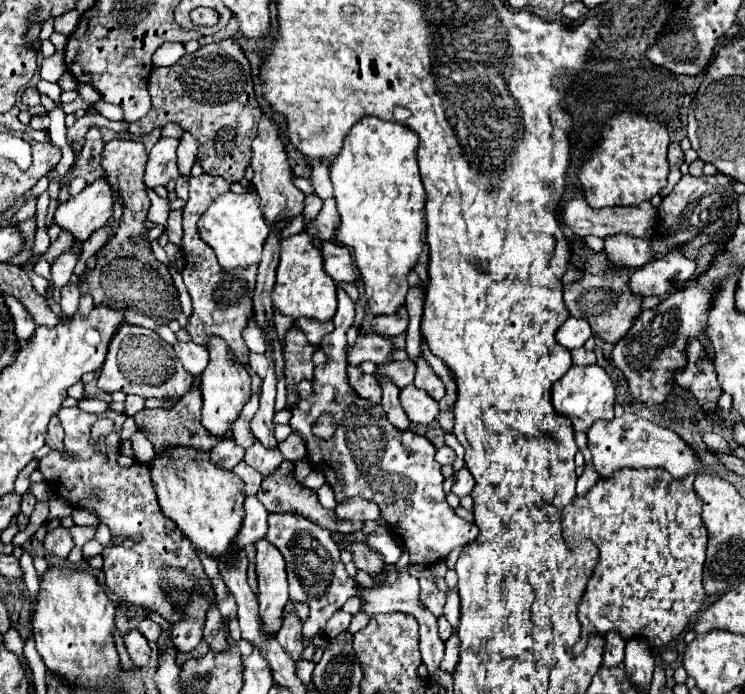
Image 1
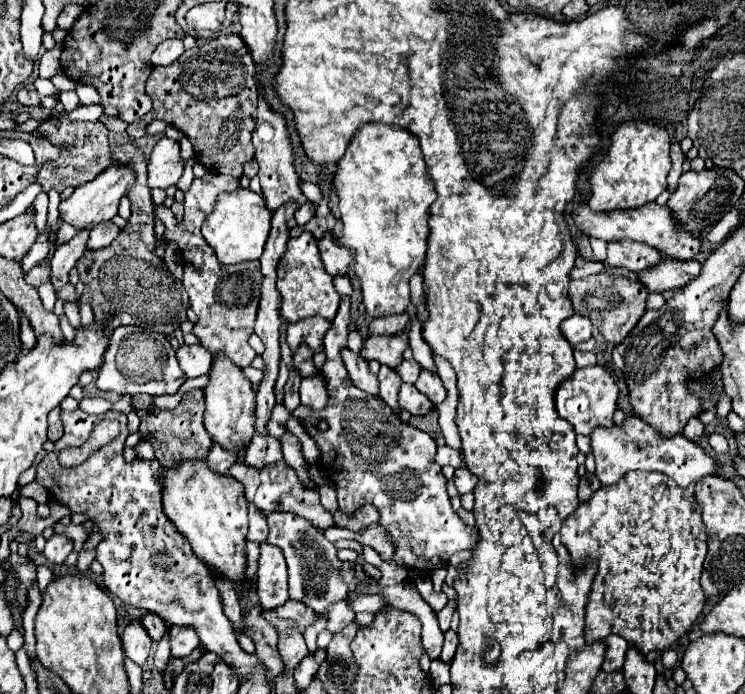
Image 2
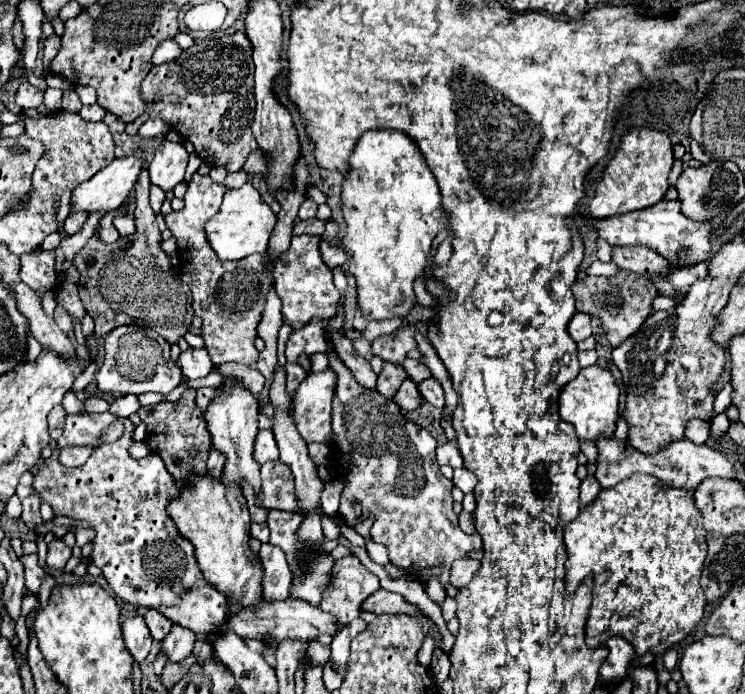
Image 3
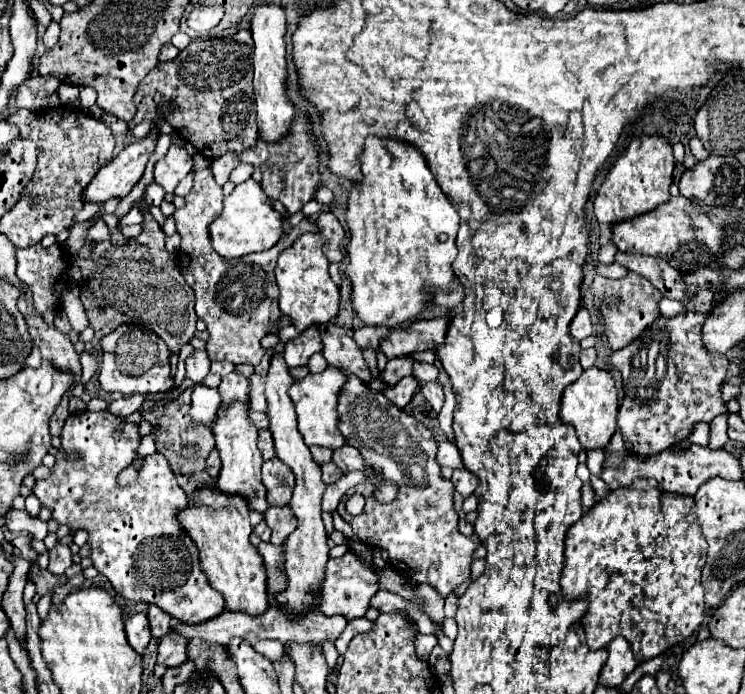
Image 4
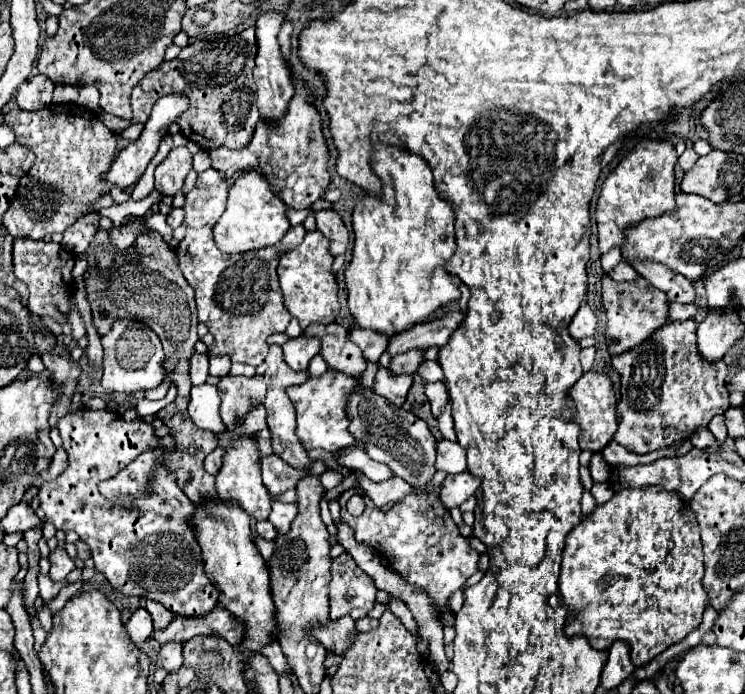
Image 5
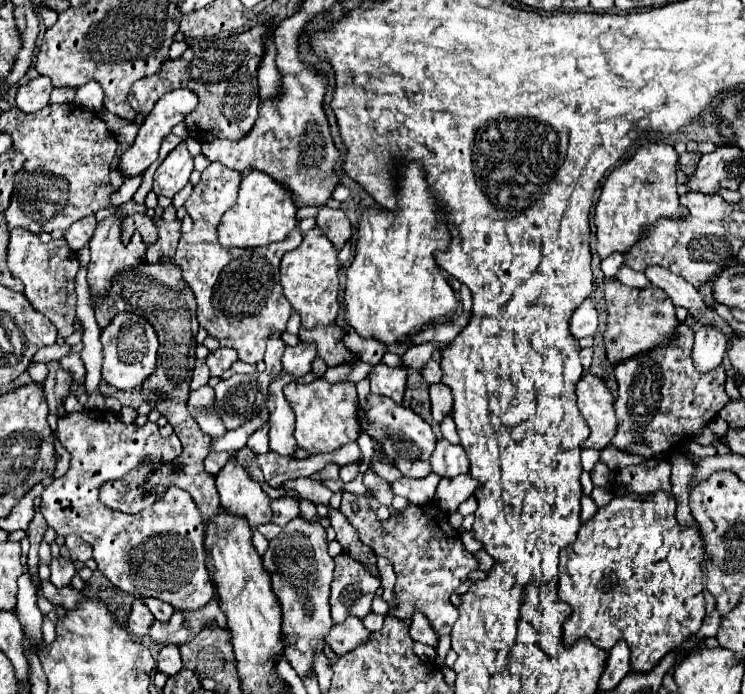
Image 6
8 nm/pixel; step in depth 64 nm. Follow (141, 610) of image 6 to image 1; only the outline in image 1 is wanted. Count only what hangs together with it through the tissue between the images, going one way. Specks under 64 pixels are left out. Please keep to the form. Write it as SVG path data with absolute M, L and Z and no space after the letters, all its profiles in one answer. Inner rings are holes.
M132 630L124 636L124 644L128 648L128 654L132 658L132 662L142 668L148 664L150 660L150 646L148 646L148 640L138 632L138 630Z

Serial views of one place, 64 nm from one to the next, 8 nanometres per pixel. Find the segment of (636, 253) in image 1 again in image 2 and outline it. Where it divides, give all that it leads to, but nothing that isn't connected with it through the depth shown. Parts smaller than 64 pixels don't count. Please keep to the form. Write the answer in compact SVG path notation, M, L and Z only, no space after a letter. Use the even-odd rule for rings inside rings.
M618 240L616 244L608 244L608 266L622 266L632 272L640 272L656 266L660 260L660 252L656 252L656 248L648 248L648 244L636 244L634 240Z

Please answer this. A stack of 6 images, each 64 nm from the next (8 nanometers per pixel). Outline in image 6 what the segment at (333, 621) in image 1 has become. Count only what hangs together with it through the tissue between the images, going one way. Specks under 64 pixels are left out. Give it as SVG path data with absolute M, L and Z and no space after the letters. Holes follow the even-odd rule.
M348 554L336 556L334 562L336 568L334 568L334 580L330 584L332 586L330 606L332 606L332 620L340 624L352 614L352 606L360 596L376 594L376 590L380 588L380 580Z

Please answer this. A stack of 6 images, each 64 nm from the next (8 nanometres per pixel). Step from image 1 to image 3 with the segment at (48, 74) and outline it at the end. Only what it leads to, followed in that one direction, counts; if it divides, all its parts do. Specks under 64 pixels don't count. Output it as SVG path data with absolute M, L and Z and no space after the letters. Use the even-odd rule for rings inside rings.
M58 36L46 38L46 42L44 42L44 58L42 58L42 74L44 74L44 76L46 76L46 72L48 72L50 60L56 56L58 50L60 50L60 38L58 38Z

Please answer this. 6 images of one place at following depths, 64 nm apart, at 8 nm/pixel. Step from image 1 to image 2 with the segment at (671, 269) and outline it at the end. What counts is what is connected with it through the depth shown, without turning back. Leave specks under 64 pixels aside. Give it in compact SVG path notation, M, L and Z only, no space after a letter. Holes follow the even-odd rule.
M664 258L660 264L656 264L656 268L646 268L644 272L638 272L638 280L648 288L648 292L662 294L686 286L700 274L700 268L702 264L698 260L682 262Z

